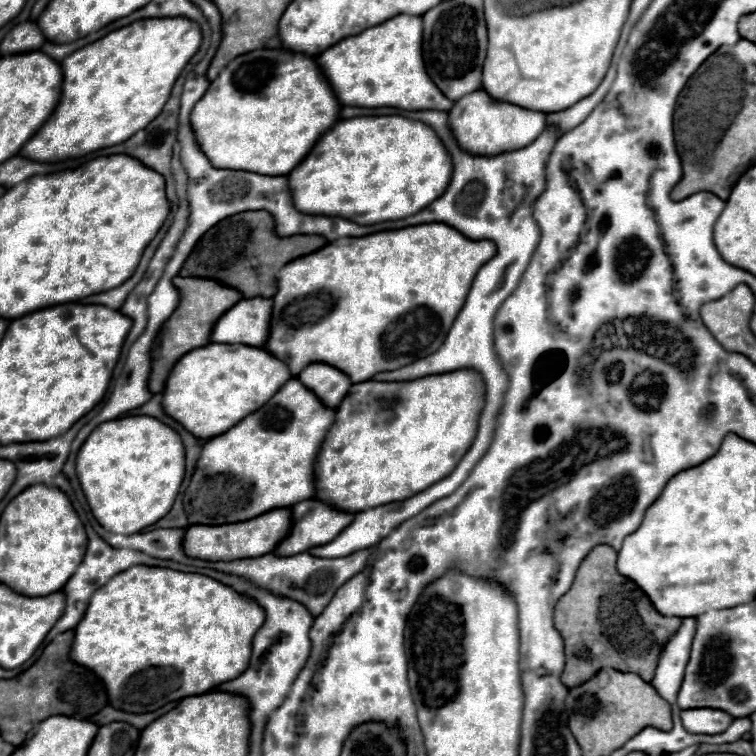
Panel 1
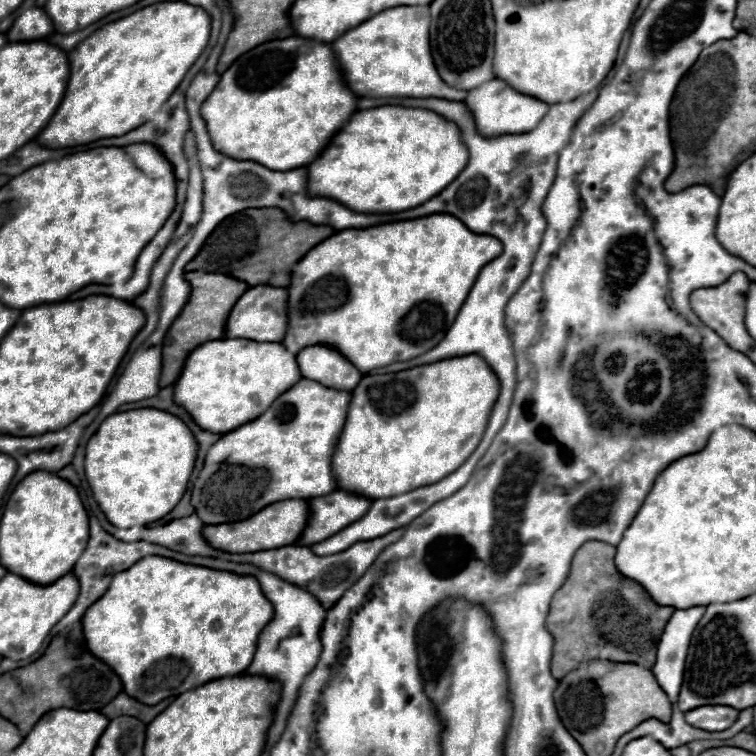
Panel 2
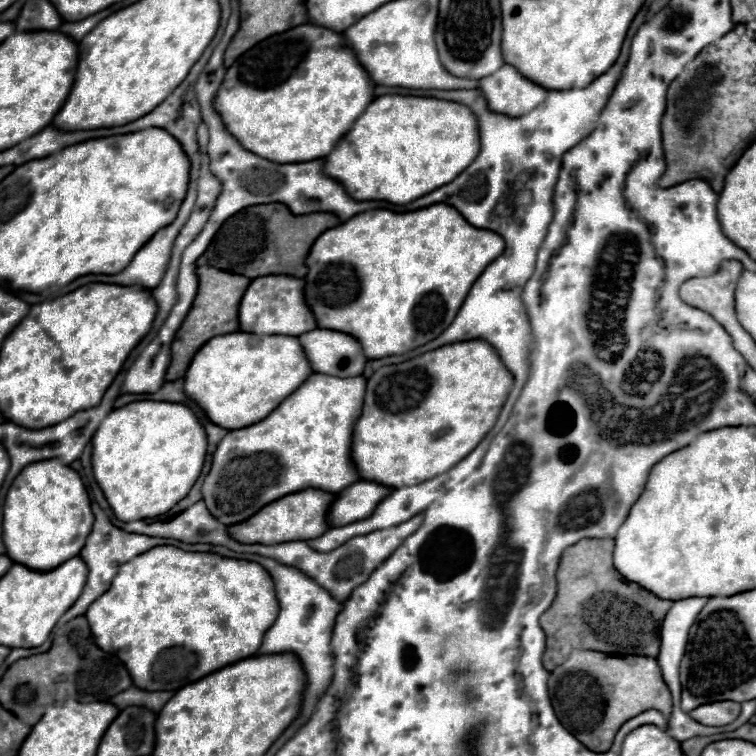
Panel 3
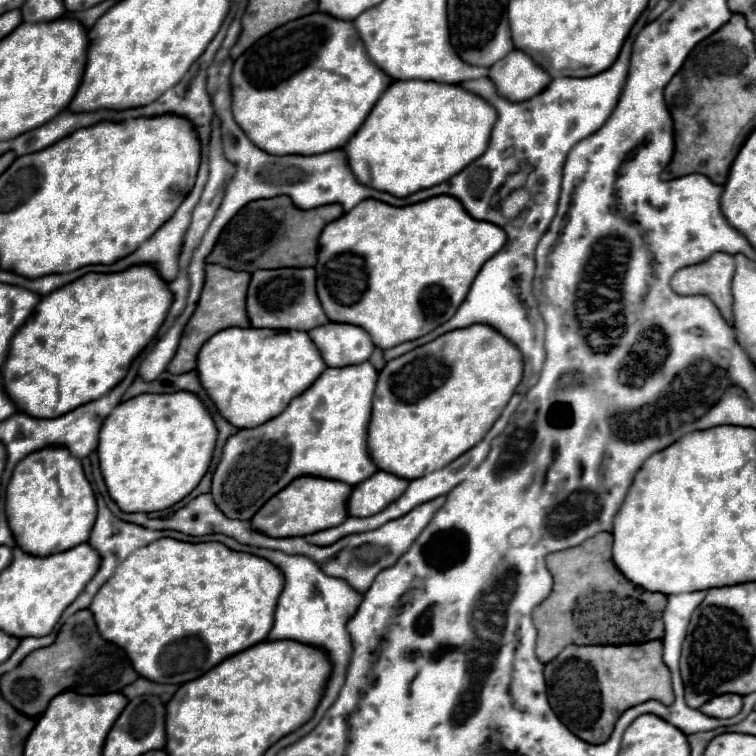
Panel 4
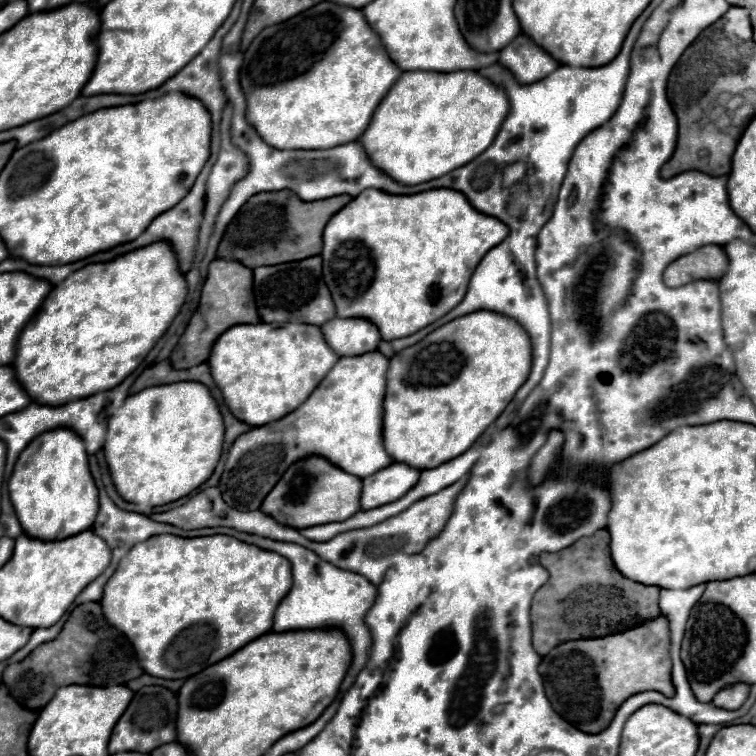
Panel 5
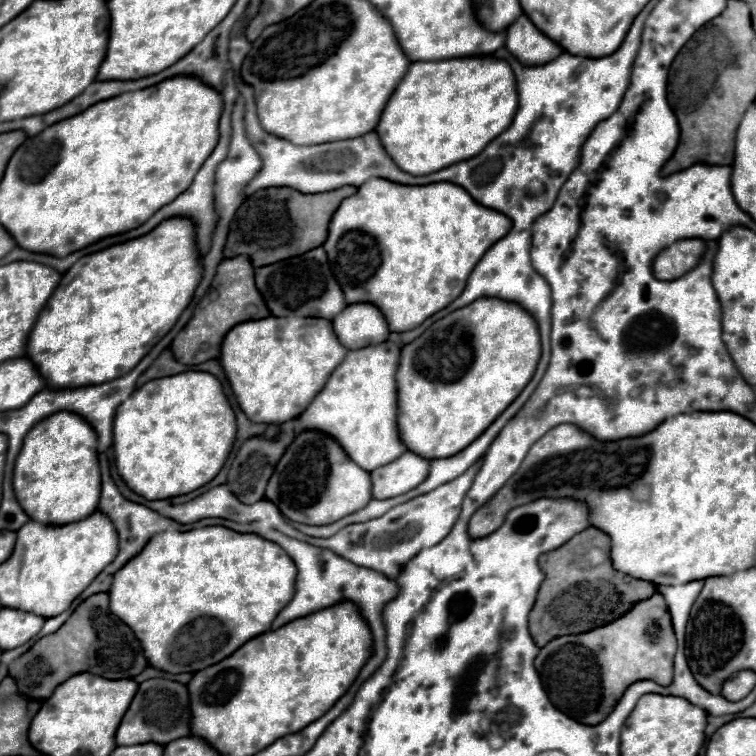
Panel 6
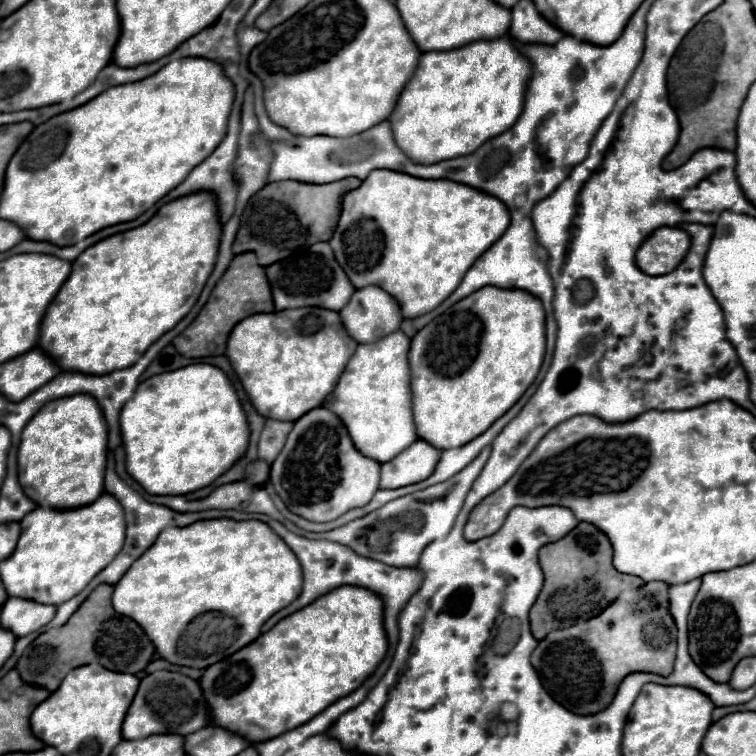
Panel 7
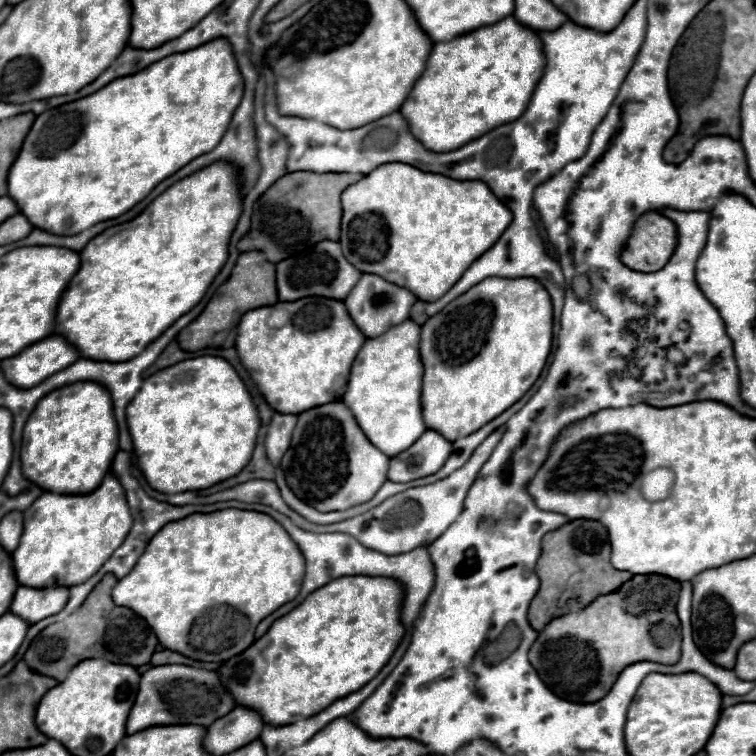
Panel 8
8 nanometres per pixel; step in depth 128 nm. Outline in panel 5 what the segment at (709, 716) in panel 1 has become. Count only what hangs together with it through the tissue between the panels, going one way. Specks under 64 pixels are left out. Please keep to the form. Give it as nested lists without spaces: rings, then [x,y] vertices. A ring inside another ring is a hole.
[[[734,684],[734,686],[728,686],[728,688],[720,690],[714,696],[712,704],[716,708],[724,708],[724,710],[738,710],[746,702],[748,694],[750,694],[750,686],[746,686],[746,684]]]

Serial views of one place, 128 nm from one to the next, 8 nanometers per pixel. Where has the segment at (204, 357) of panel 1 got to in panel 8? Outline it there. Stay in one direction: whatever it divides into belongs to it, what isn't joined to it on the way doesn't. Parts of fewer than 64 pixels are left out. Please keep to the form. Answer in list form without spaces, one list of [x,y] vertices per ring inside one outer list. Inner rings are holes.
[[[314,296],[296,302],[286,302],[284,306],[280,306],[278,302],[272,308],[262,306],[246,312],[236,328],[236,344],[234,344],[242,366],[248,370],[252,382],[256,384],[268,406],[280,414],[300,414],[310,408],[338,400],[346,390],[350,366],[358,350],[366,342],[362,332],[354,326],[352,318],[348,316],[344,302]],[[272,308],[282,310],[282,316],[276,316]],[[268,314],[270,318],[266,322]]]

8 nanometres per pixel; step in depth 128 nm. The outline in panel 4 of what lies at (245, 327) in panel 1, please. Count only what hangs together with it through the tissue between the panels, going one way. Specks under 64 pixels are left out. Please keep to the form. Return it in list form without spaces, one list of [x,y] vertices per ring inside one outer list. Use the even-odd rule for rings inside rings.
[[[278,268],[278,270],[256,270],[252,274],[246,310],[252,328],[272,330],[312,330],[328,322],[320,300],[316,296],[316,270],[314,268]]]

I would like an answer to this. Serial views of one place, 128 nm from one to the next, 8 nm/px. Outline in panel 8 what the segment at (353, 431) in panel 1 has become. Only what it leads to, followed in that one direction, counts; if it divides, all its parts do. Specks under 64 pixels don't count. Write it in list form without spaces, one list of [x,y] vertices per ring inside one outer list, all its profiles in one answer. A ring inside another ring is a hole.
[[[486,278],[480,284],[476,284],[474,288],[470,288],[466,294],[452,300],[442,312],[428,318],[428,322],[422,326],[418,348],[420,348],[422,366],[424,366],[424,376],[422,376],[422,418],[424,418],[424,424],[428,430],[434,430],[440,436],[444,436],[446,440],[454,442],[462,436],[468,436],[470,432],[476,432],[478,428],[482,428],[482,424],[488,424],[490,420],[494,420],[494,416],[500,416],[506,408],[510,408],[510,404],[518,402],[532,388],[532,384],[538,380],[538,376],[548,360],[550,348],[552,348],[552,302],[550,302],[550,296],[534,278],[516,278],[516,280]]]

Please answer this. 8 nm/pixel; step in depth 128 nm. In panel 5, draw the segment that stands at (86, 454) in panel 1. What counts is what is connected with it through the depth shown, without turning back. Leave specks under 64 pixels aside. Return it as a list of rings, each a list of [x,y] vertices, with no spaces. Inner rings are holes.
[[[198,382],[152,386],[128,396],[110,418],[104,456],[126,502],[162,506],[206,482],[222,454],[224,422],[210,390]]]

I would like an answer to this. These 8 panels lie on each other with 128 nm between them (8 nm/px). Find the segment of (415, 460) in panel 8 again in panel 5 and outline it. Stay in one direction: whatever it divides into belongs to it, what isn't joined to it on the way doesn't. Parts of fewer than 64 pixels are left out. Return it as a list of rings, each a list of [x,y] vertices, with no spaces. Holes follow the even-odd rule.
[[[390,464],[376,474],[366,476],[362,480],[360,508],[370,510],[378,508],[378,504],[390,504],[390,500],[402,498],[418,482],[418,476],[420,472],[406,464]]]

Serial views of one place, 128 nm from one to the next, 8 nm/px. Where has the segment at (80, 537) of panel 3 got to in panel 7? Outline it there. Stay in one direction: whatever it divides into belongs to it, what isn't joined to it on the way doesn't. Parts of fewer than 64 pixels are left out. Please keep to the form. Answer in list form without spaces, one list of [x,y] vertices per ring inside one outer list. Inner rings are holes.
[[[70,396],[46,404],[24,428],[18,448],[18,482],[38,506],[70,510],[92,504],[104,492],[106,420],[90,396]]]

